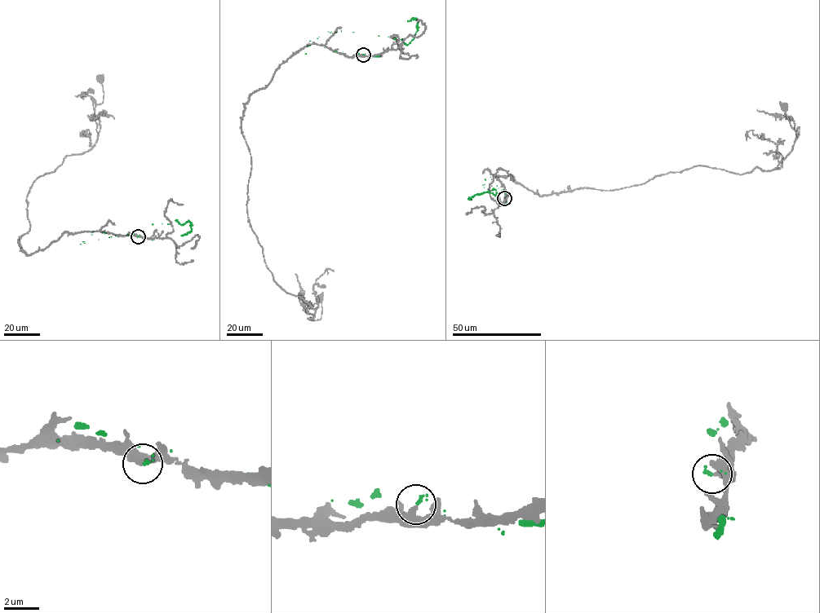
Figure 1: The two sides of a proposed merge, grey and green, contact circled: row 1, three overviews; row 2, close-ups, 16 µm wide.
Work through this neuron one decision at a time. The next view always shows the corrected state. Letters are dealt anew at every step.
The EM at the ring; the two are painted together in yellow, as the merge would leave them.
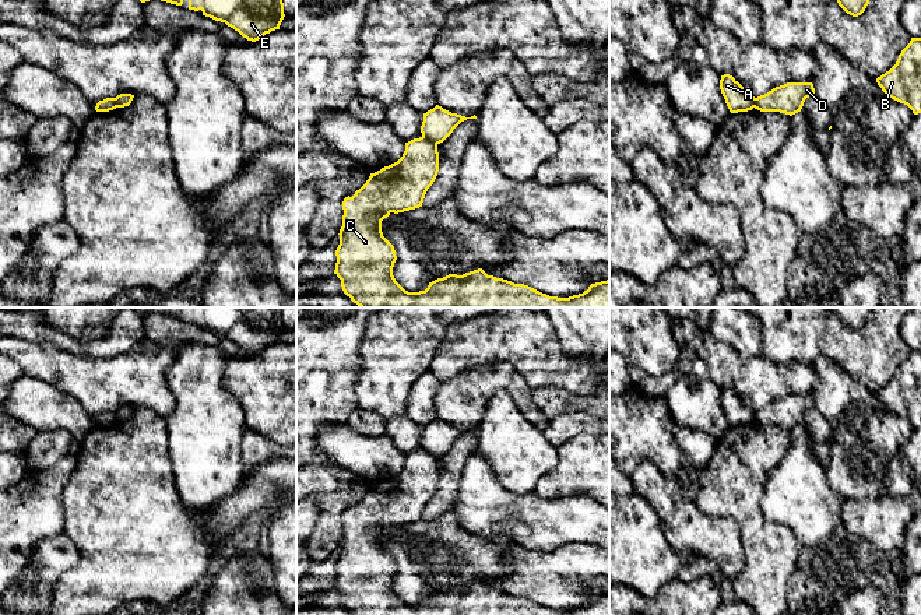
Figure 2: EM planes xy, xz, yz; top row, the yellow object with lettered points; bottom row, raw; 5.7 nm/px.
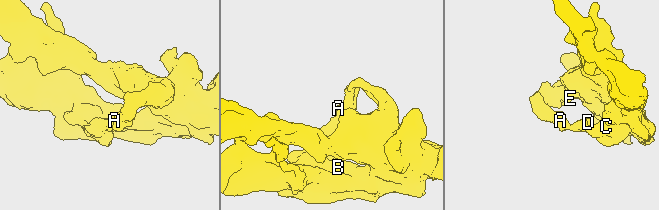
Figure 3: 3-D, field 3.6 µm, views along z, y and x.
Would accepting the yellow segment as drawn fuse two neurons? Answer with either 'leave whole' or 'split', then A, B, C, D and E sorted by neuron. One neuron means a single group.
split | A E / B C D

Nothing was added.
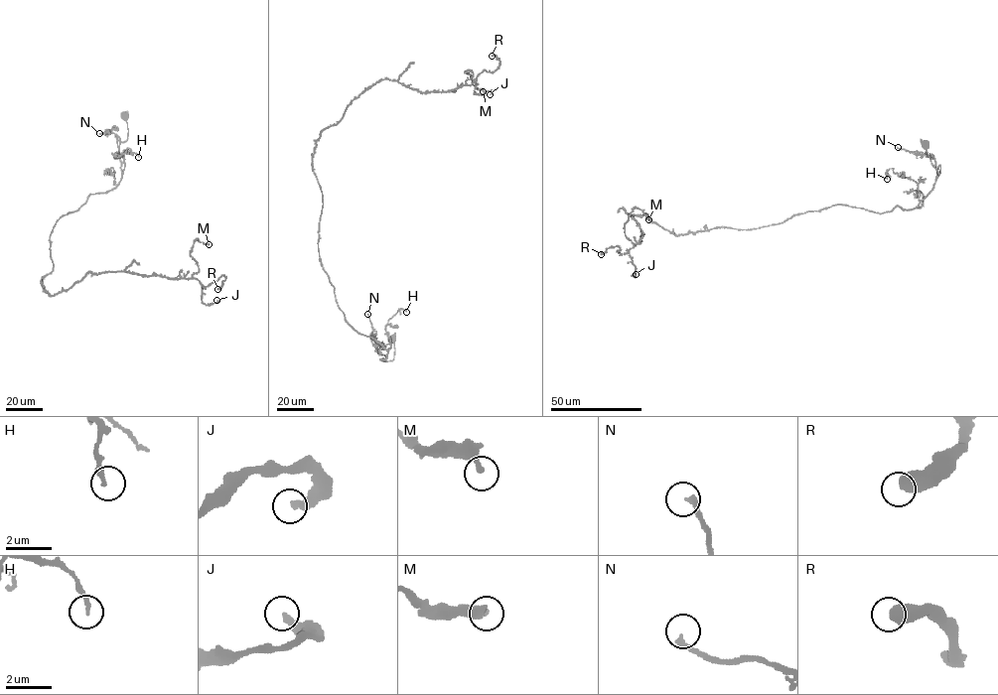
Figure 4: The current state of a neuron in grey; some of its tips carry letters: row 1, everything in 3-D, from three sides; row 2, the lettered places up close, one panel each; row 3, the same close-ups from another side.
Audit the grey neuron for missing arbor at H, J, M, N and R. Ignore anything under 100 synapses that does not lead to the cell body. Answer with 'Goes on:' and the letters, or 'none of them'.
Goes on: none of them

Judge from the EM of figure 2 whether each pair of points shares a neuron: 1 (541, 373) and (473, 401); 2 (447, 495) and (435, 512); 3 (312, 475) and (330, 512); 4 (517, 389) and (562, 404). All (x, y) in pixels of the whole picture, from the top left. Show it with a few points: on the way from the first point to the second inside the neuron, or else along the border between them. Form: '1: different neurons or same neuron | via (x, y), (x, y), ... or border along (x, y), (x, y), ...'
1: different neurons | border along (496, 362), (509, 362), (533, 389)
2: same neuron | via (445, 499), (436, 508)
3: same neuron | via (320, 484), (330, 494), (330, 503)
4: different neurons | border along (531, 390), (534, 404), (548, 421)

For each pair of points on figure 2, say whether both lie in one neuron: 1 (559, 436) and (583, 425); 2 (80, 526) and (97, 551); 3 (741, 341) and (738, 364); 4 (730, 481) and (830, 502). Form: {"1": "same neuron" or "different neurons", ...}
{"1": "same neuron", "2": "same neuron", "3": "different neurons", "4": "different neurons"}

